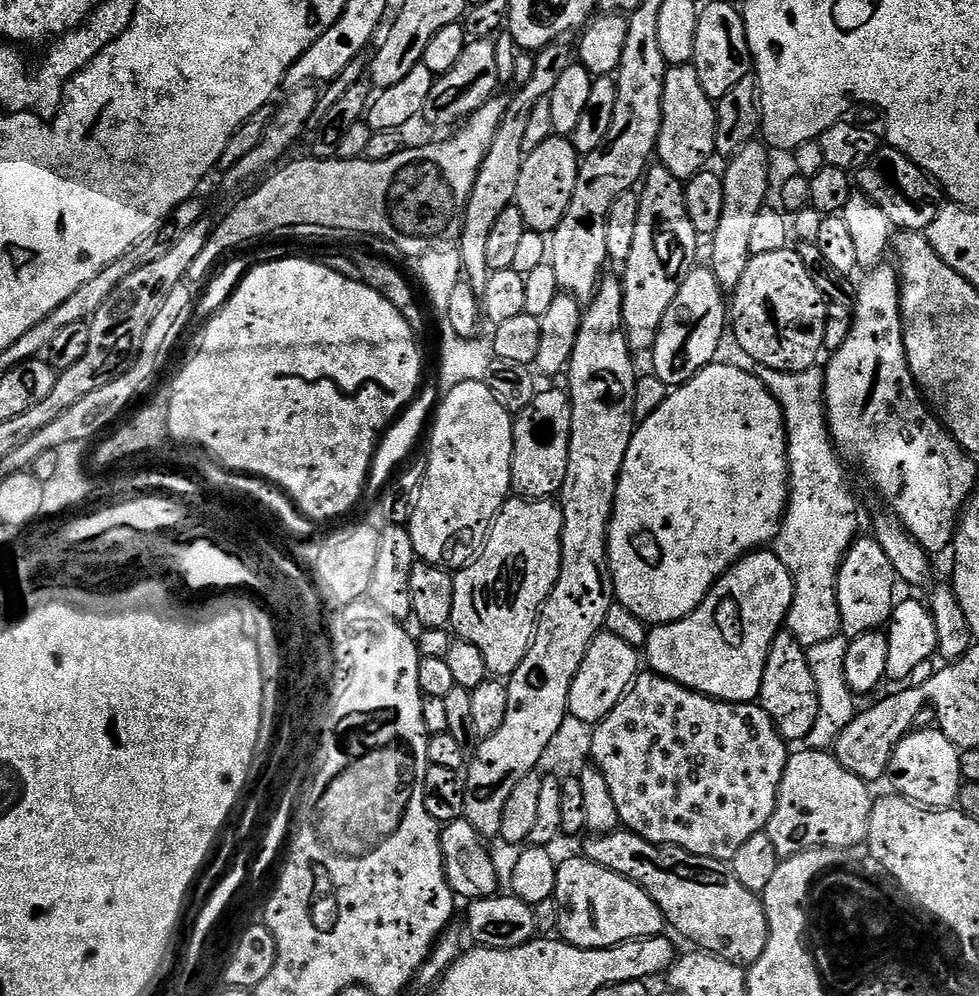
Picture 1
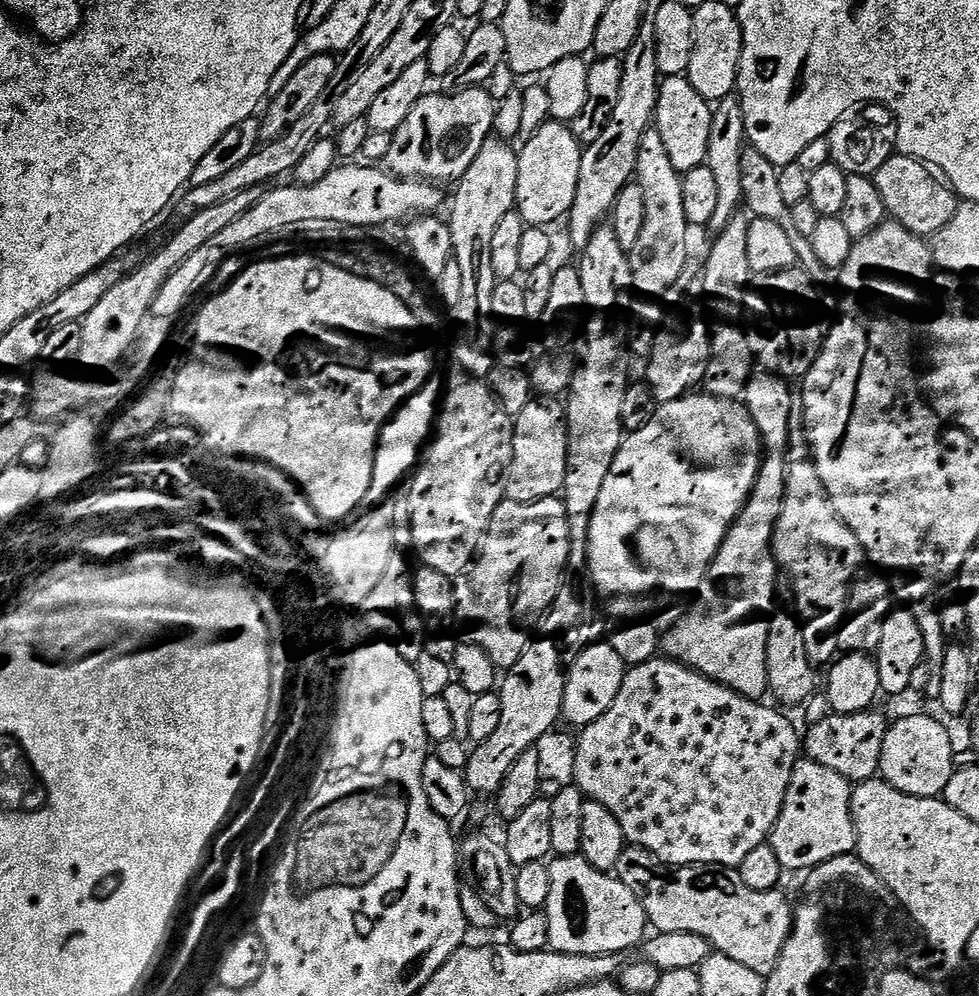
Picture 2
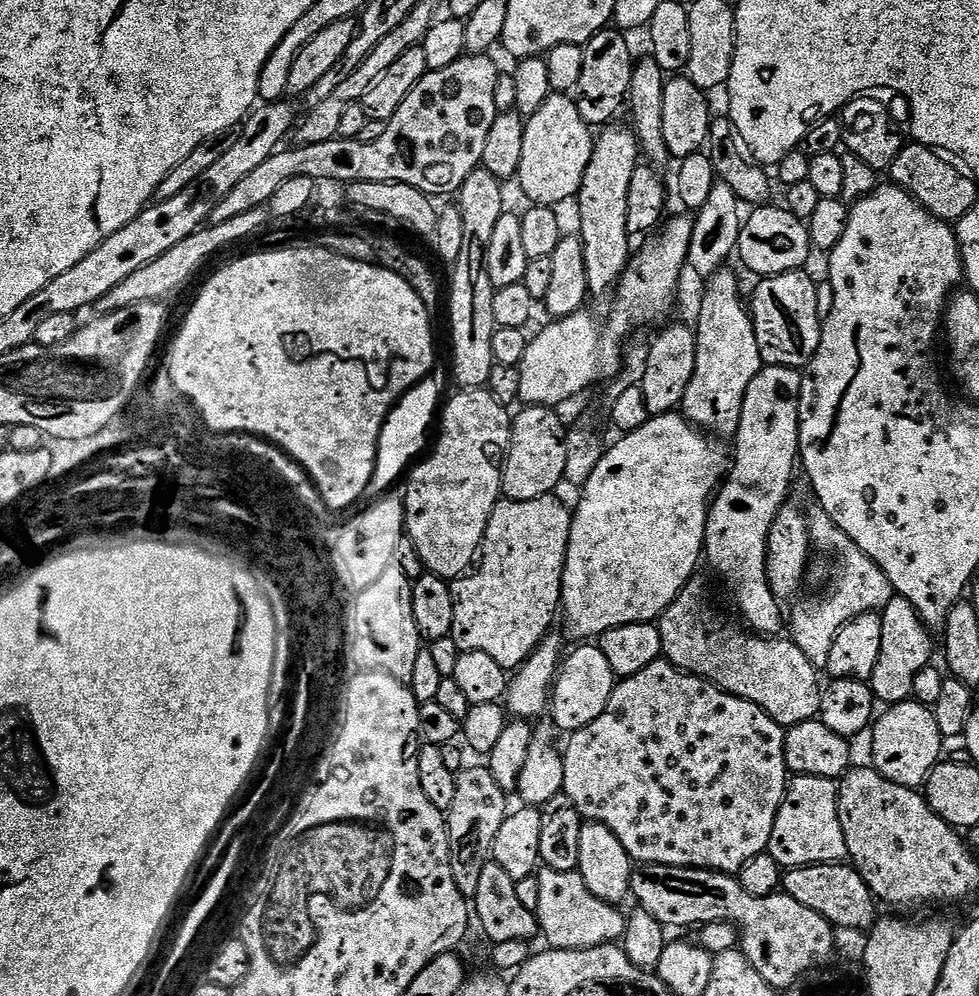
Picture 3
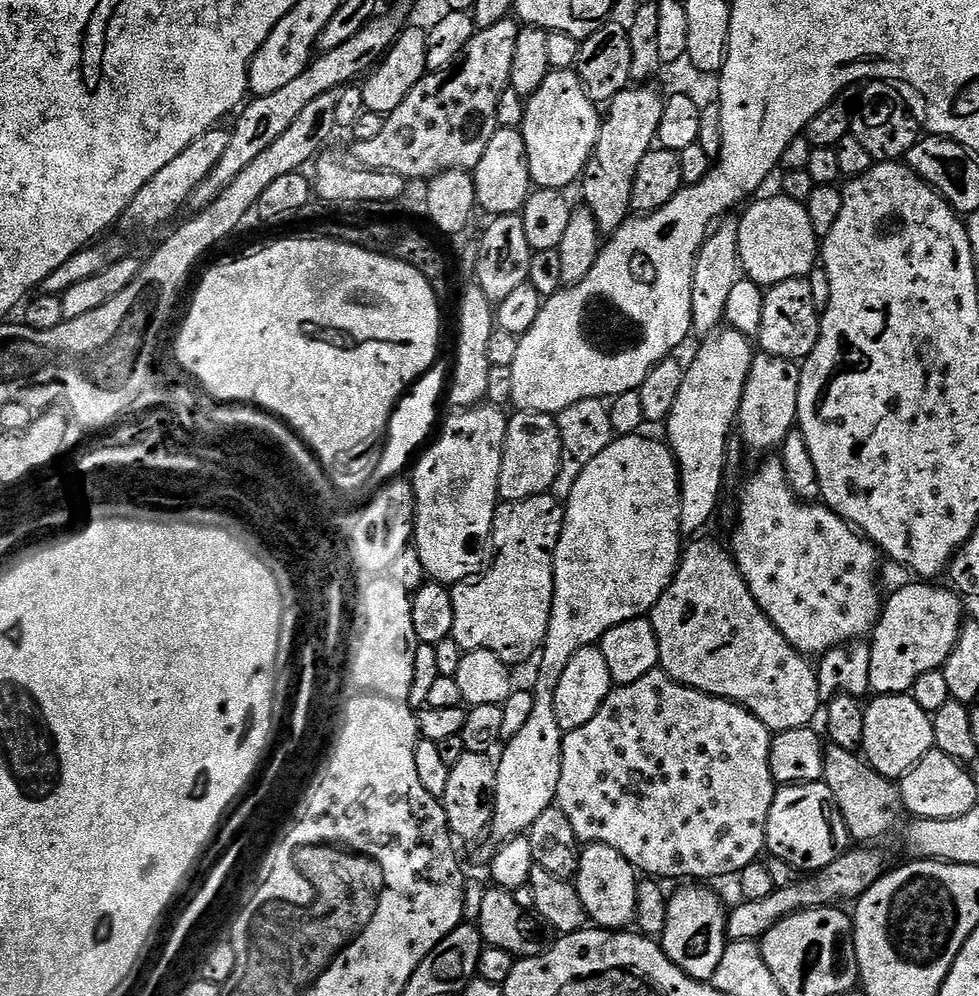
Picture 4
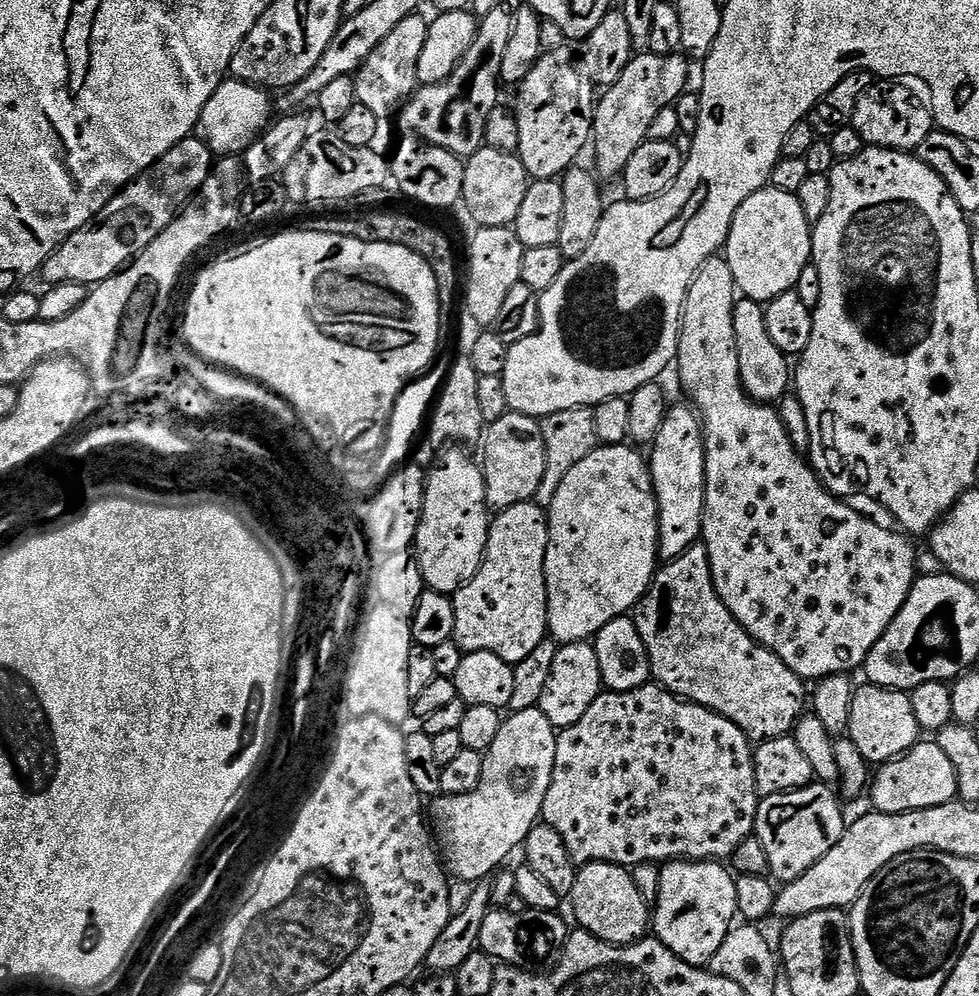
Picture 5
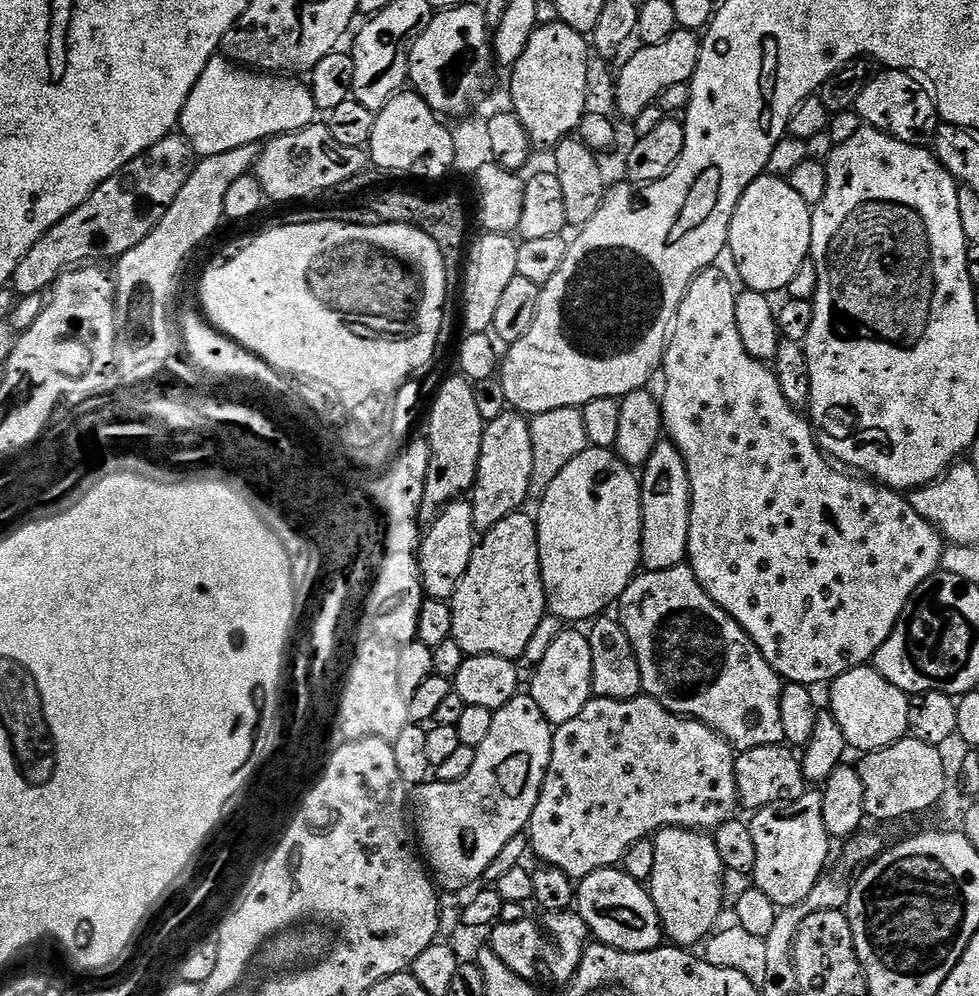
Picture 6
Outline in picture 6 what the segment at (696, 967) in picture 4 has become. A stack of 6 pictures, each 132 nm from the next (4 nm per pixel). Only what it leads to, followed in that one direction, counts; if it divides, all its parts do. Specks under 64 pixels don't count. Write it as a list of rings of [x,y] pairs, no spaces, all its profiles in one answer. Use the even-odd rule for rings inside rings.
[[[662,828],[654,837],[654,874],[646,881],[660,915],[665,937],[676,946],[699,945],[721,923],[726,869],[718,846],[707,831],[694,828]]]

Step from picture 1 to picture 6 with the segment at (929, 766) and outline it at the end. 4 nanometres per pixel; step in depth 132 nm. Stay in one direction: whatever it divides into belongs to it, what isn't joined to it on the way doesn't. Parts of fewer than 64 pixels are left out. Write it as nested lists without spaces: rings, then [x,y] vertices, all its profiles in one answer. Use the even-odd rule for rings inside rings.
[[[875,667],[846,670],[846,674],[832,681],[827,692],[827,707],[838,722],[845,745],[849,749],[857,748],[857,753],[867,754],[908,736],[909,693],[898,690],[898,686],[882,678],[882,674]]]

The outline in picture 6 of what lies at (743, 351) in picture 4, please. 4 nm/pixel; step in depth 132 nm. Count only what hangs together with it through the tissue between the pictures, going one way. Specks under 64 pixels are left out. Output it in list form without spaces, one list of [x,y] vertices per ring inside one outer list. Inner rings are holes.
[[[664,438],[644,463],[640,476],[642,498],[642,546],[640,563],[649,572],[670,570],[688,558],[690,534],[690,478],[682,454]]]

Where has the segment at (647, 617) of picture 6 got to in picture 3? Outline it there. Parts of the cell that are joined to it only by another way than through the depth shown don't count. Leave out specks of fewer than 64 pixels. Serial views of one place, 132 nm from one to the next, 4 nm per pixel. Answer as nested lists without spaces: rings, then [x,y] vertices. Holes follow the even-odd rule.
[[[699,582],[687,584],[677,600],[658,618],[663,659],[681,672],[717,684],[723,692],[754,702],[785,730],[817,719],[822,683],[816,677],[818,670],[810,658],[806,658],[790,638],[761,636],[737,624],[731,624],[708,605]]]

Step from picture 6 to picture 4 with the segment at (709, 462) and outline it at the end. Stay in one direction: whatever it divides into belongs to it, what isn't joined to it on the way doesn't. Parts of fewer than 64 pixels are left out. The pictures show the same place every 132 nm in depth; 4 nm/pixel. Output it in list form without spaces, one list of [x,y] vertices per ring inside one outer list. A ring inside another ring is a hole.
[[[728,214],[709,231],[700,253],[696,256],[692,279],[692,327],[697,333],[711,334],[721,327],[730,289],[741,275],[740,251],[738,250],[739,219]],[[779,458],[768,459],[772,460],[766,461],[753,474],[752,481],[745,486],[744,493],[740,496],[740,521],[737,522],[736,529],[732,532],[730,551],[733,560],[735,560],[738,566],[738,570],[742,574],[742,578],[746,582],[746,586],[750,586],[750,594],[754,594],[754,602],[758,602],[758,606],[766,614],[766,618],[770,618],[770,622],[774,622],[776,629],[783,634],[786,642],[790,642],[792,648],[796,648],[809,658],[819,658],[825,652],[830,651],[831,648],[837,648],[843,644],[850,644],[853,640],[864,640],[880,621],[880,613],[882,611],[882,585],[878,579],[878,573],[882,567],[882,556],[871,540],[861,535],[853,525],[841,518],[831,508],[820,502],[805,502],[799,500],[794,494],[794,490],[790,490],[790,486],[786,482],[786,474],[782,470],[782,462]]]

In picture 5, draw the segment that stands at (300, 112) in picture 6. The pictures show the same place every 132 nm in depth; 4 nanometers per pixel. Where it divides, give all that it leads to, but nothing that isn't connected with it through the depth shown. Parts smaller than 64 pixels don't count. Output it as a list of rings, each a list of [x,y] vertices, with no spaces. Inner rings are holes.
[[[225,78],[214,92],[214,98],[210,98],[210,102],[202,110],[198,125],[200,139],[207,142],[217,157],[243,154],[253,140],[269,127],[273,119],[272,100],[268,96],[271,95],[257,85],[235,78]]]

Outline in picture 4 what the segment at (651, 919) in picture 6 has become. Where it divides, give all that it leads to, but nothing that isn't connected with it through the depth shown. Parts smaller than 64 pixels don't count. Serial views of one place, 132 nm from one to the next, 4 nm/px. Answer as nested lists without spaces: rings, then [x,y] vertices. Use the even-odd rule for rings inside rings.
[[[589,844],[580,853],[580,865],[574,877],[576,893],[584,907],[585,917],[600,930],[624,930],[636,919],[636,886],[638,873],[618,850],[605,844]]]

